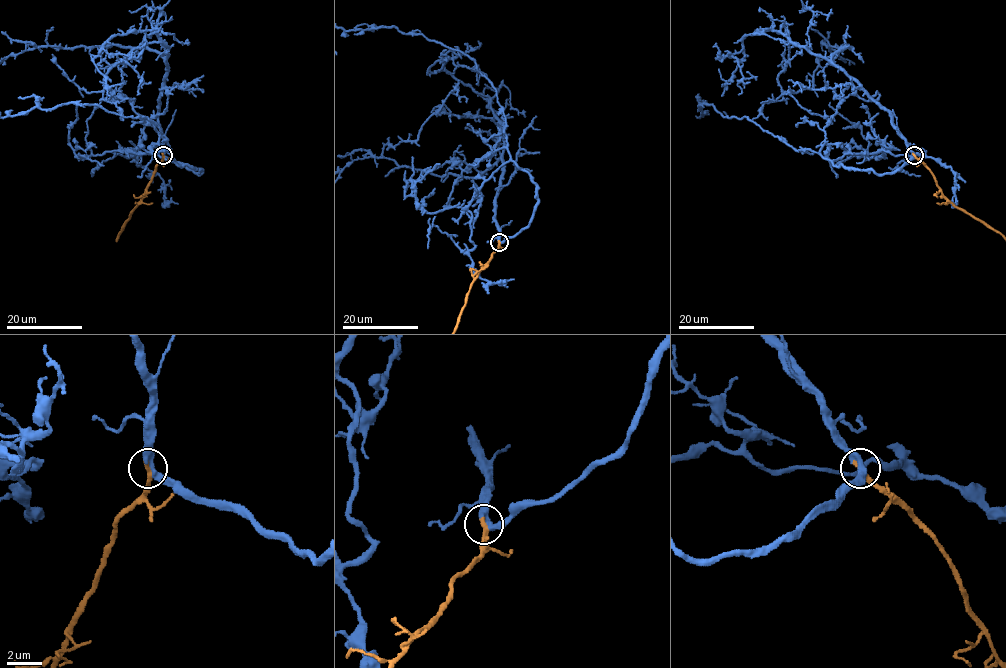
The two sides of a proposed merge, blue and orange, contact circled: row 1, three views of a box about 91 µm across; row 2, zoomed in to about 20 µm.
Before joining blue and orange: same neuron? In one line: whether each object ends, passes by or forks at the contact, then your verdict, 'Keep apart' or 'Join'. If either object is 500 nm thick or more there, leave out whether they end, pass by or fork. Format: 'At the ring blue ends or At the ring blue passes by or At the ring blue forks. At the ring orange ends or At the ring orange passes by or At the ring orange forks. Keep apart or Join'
At the ring blue passes by. At the ring orange ends. Join

